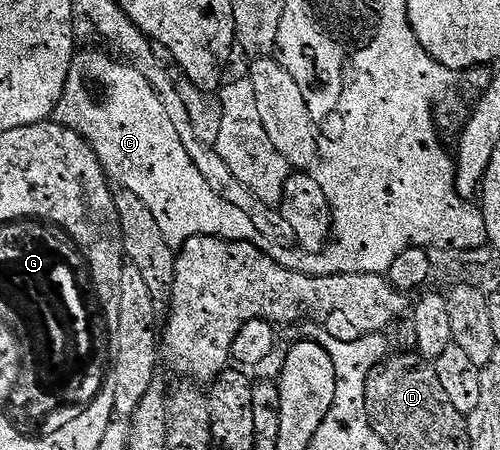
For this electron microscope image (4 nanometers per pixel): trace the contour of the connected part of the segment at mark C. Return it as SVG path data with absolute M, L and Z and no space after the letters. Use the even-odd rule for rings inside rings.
M78 51L69 67L65 92L57 103L56 119L89 141L106 173L113 178L118 176L123 182L121 184L134 192L149 214L160 220L159 229L164 230L169 244L182 246L196 236L217 236L220 240L243 240L246 244L257 244L259 233L255 224L240 219L237 210L221 202L198 176L198 172L190 167L178 143L175 126L171 118L166 117L162 103L151 90L147 78L143 78L137 68L117 60L112 60L105 52Z

